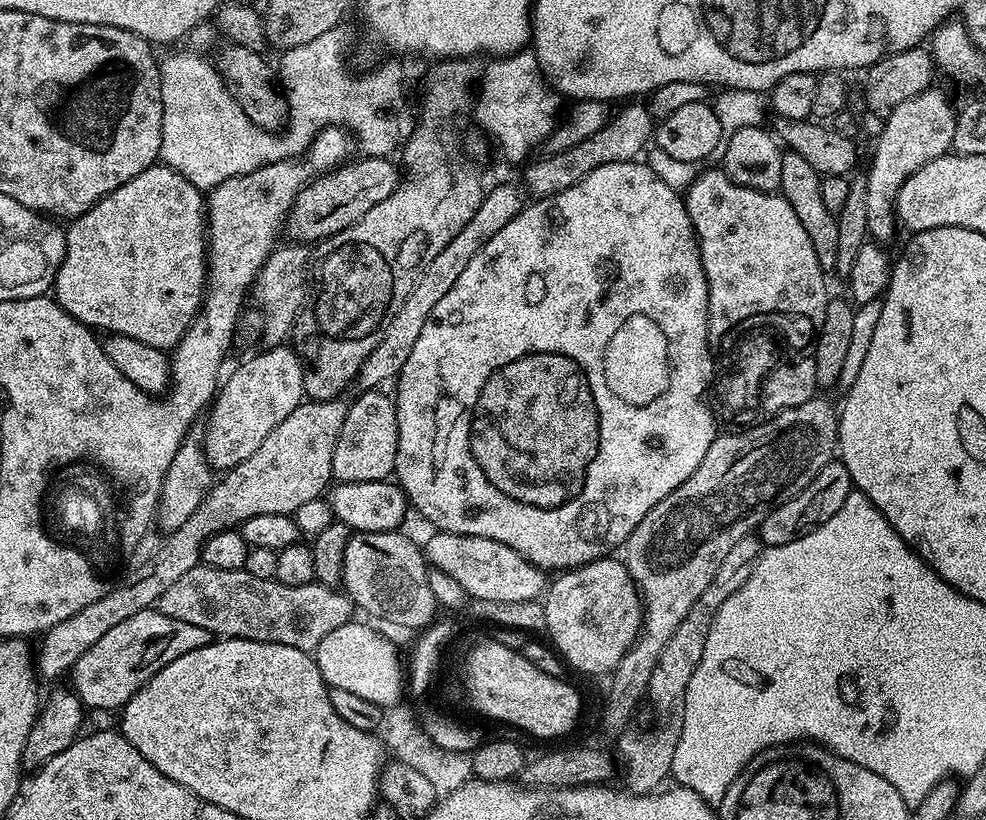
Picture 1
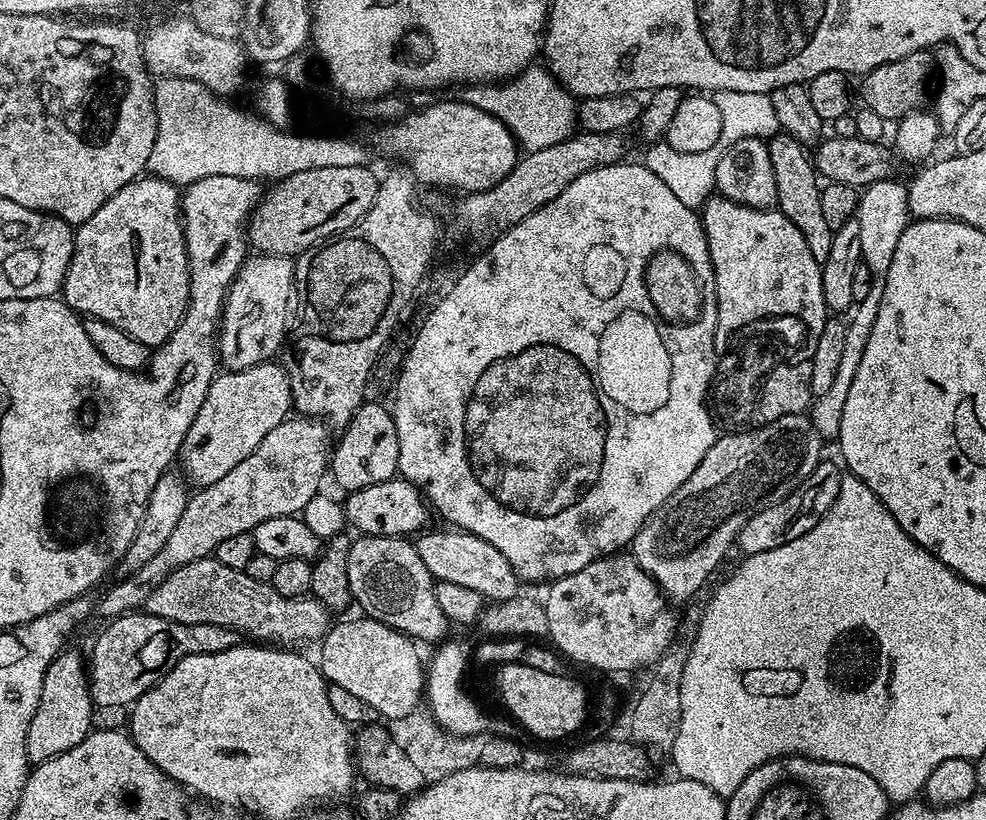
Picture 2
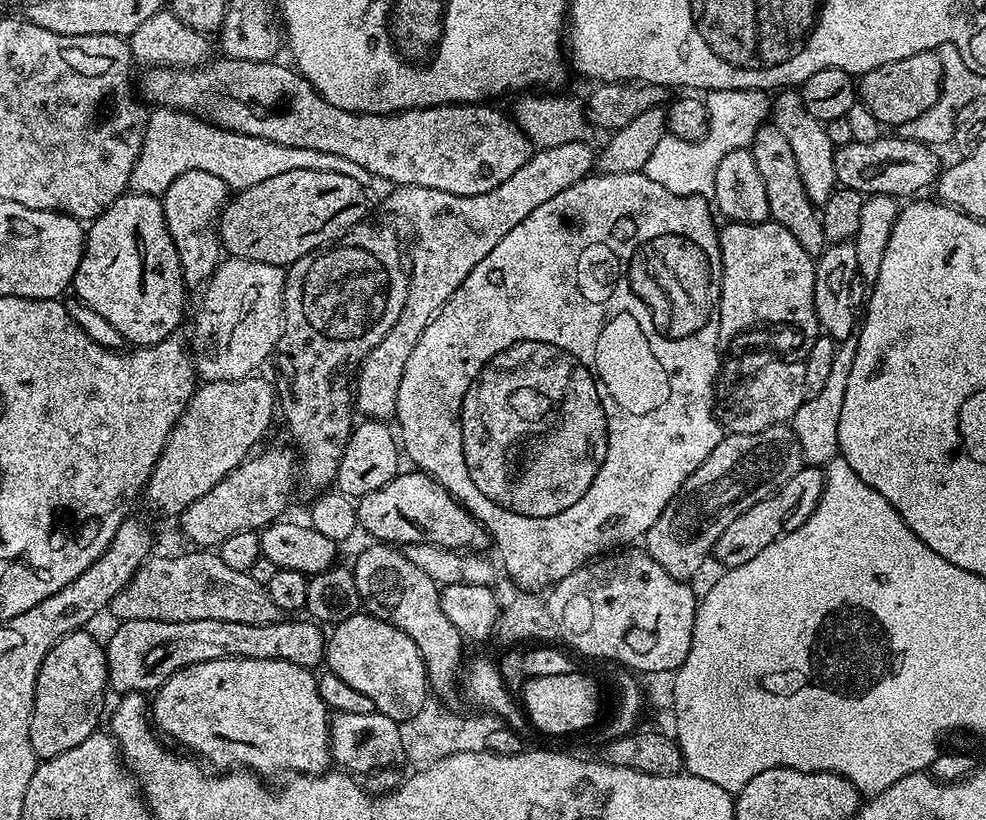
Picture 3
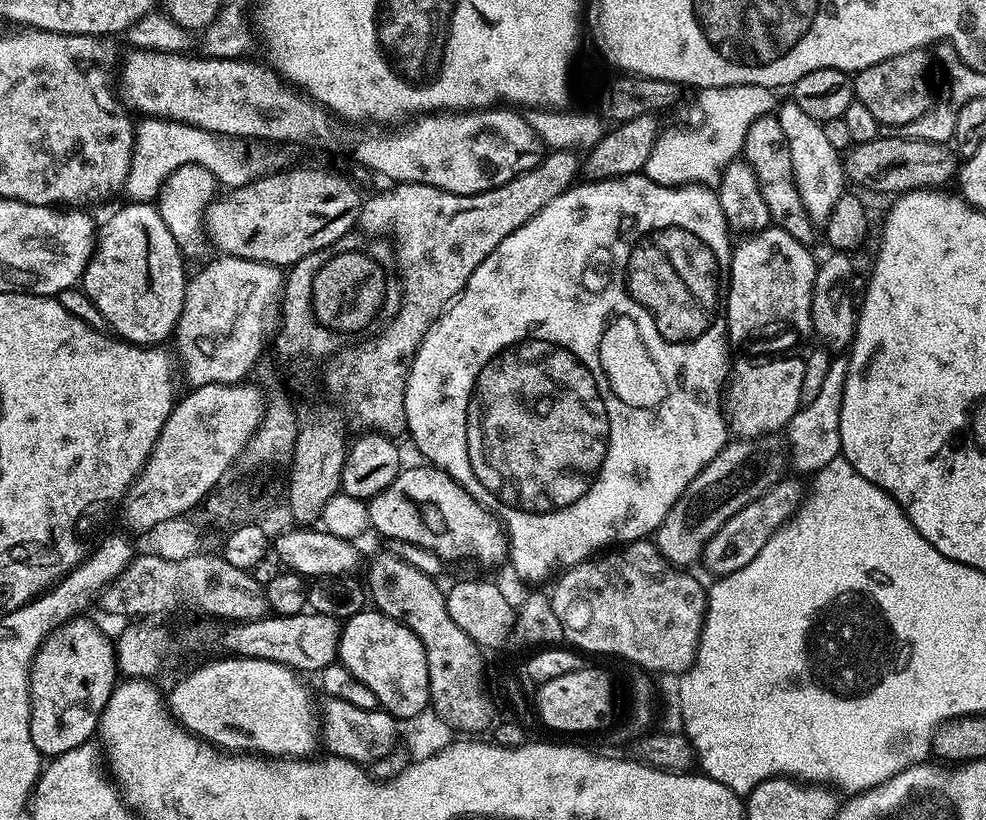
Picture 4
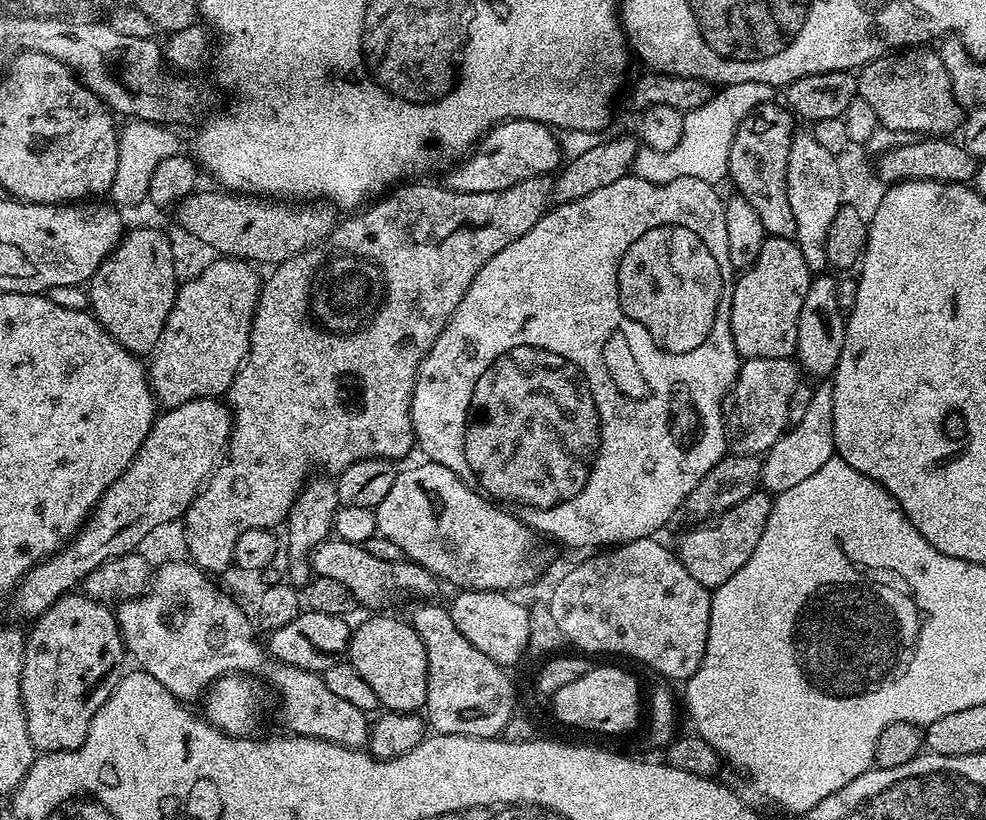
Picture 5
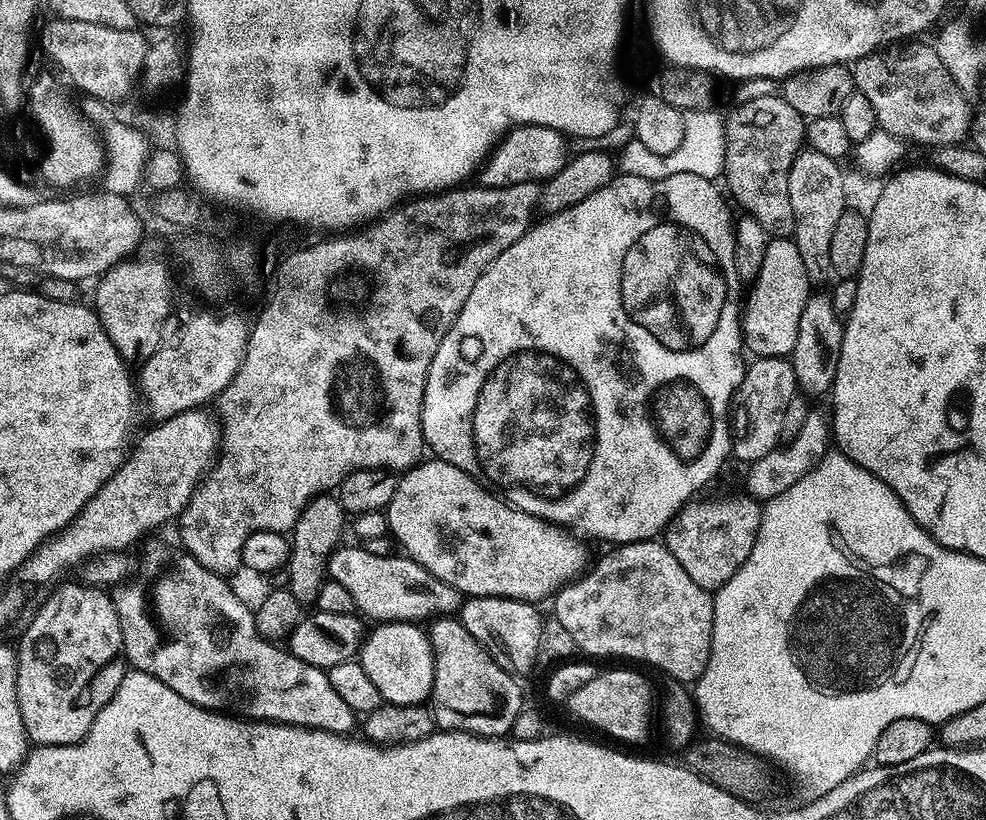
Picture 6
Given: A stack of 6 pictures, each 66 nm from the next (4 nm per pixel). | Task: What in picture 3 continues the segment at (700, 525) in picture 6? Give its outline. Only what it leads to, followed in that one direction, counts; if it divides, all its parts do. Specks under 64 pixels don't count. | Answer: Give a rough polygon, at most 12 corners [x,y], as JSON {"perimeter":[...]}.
{"perimeter":[[805,467],[774,495],[738,514],[713,546],[725,569],[762,554],[785,531],[804,491],[821,480]]}

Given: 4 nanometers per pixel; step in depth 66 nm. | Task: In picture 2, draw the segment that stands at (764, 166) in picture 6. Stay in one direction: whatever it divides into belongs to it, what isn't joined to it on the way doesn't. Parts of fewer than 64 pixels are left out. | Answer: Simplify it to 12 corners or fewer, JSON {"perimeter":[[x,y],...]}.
{"perimeter":[[767,141],[778,182],[776,208],[823,265],[833,228],[805,145]]}

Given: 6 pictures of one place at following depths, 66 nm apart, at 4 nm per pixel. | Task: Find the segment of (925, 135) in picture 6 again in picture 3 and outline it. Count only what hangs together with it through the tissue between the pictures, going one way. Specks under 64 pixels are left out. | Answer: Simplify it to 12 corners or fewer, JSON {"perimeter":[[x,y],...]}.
{"perimeter":[[932,52],[863,73],[858,100],[881,125],[918,118],[940,96]]}

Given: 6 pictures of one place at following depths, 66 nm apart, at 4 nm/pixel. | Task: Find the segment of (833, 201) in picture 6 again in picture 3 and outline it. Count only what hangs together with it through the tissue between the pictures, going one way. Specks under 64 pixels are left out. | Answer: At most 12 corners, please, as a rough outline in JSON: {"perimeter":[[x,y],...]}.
{"perimeter":[[780,90],[770,120],[786,134],[812,203],[835,192],[835,151],[799,91]]}

